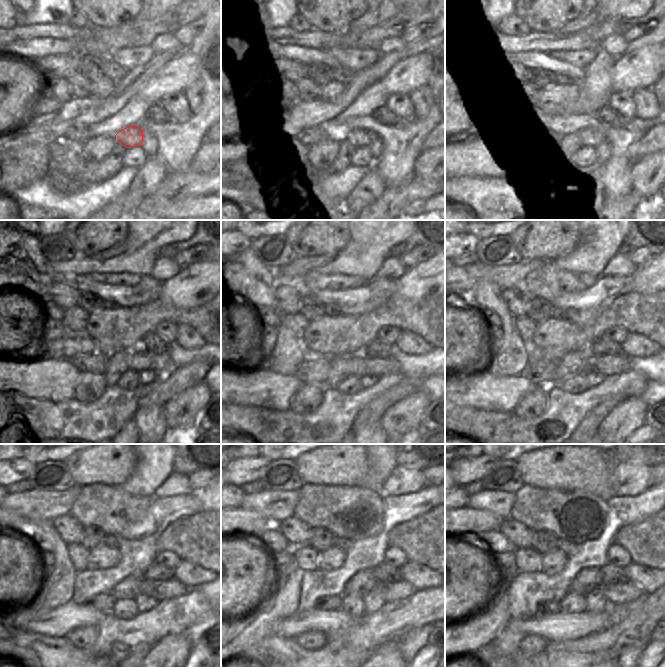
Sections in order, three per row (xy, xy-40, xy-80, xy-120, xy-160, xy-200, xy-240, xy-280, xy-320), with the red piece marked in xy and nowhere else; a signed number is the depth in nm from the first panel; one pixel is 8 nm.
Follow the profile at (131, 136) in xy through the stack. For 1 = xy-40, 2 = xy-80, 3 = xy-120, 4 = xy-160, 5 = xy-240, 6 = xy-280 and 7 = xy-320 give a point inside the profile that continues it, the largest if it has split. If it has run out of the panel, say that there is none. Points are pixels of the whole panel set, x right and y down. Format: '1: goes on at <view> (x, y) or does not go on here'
1: goes on at xy-40 (359, 137)
2: goes on at xy-80 (588, 137)
3: goes on at xy-120 (138, 361)
4: goes on at xy-160 (380, 367)
5: goes on at xy-240 (160, 590)
6: goes on at xy-280 (389, 591)
7: goes on at xy-320 (626, 592)

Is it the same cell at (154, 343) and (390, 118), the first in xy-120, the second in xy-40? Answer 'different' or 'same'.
same

